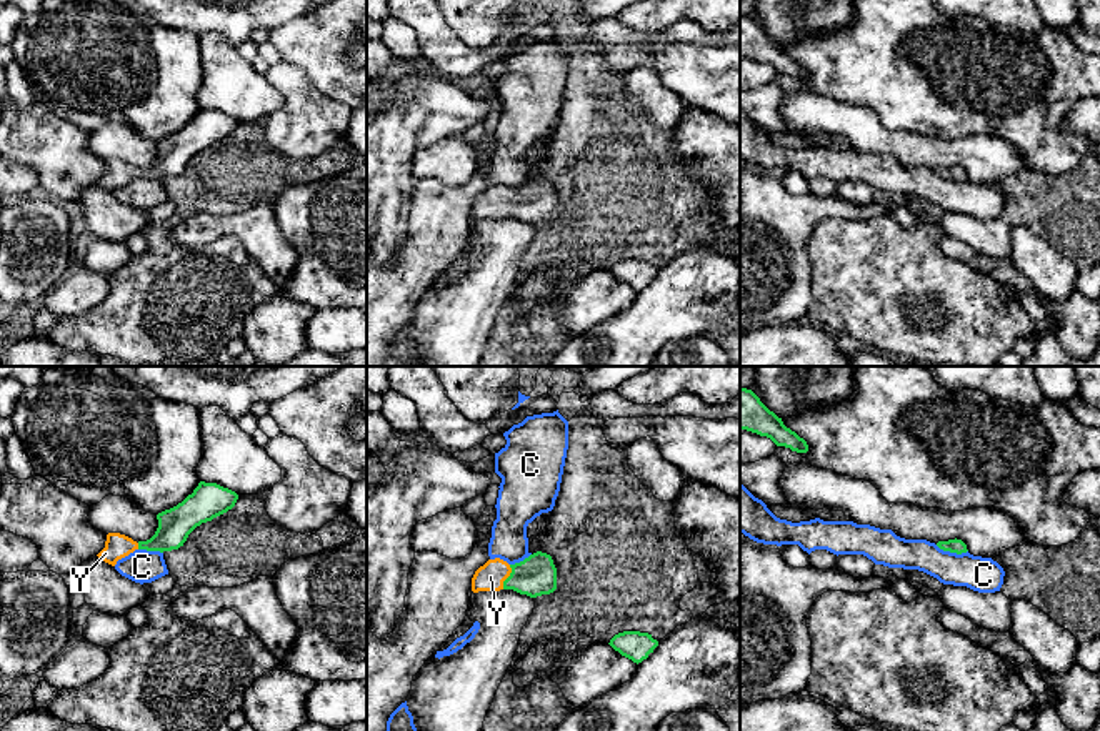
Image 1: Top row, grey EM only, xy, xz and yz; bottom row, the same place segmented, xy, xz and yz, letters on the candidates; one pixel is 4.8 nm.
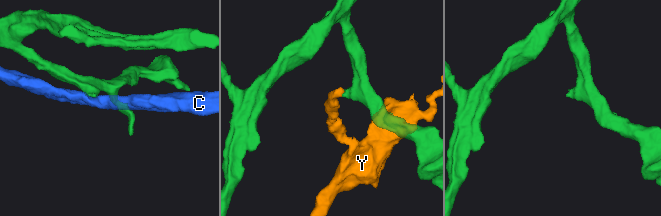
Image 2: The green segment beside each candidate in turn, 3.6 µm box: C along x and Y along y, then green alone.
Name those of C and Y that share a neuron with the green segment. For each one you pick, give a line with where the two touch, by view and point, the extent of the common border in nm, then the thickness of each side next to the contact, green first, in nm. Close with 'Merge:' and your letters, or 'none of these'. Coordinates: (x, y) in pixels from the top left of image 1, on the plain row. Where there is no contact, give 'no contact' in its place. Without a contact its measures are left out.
Y: contact xz (509, 203); length 130 nm; calibres 190 and 140 nm
Merge: Y

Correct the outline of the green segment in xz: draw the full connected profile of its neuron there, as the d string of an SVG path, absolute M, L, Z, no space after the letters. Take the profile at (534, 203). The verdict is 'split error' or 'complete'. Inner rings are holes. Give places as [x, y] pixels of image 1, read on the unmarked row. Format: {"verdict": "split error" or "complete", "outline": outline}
{"verdict": "split error", "outline": "M537 178L520 190L495 185L480 193L472 205L472 218L513 216L537 225L557 216L557 195L550 182Z"}

